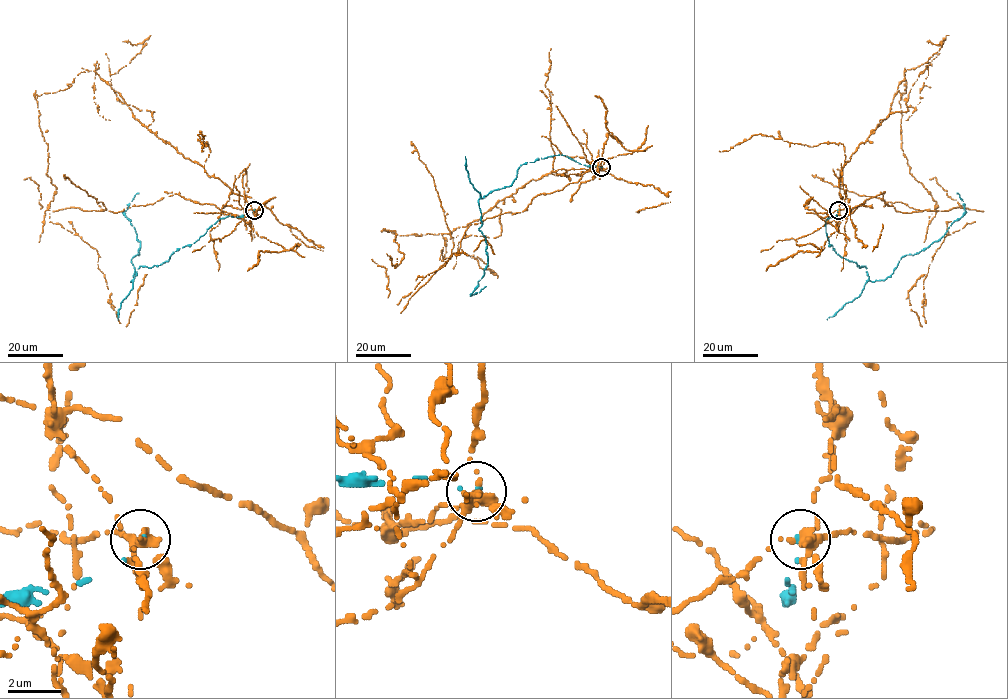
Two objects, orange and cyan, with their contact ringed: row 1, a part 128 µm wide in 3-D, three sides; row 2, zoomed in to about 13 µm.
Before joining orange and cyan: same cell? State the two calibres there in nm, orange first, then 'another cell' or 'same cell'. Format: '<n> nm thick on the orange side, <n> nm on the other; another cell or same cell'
300 nm thick on the orange side, 90 nm on the other; another cell

